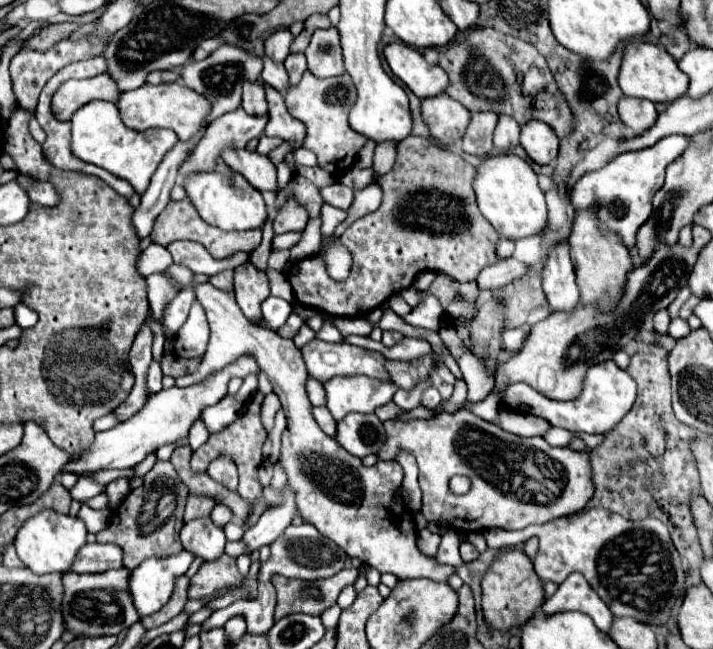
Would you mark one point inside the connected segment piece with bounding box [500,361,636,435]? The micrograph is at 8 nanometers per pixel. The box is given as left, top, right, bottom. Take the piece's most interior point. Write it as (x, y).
(609, 392)

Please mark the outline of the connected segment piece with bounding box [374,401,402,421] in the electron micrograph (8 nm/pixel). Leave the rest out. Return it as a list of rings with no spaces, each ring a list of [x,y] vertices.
[[[392,401],[388,403],[388,405],[382,405],[382,407],[378,407],[376,411],[374,411],[382,421],[386,421],[386,419],[394,419],[398,413],[402,413],[402,409],[400,407],[396,407]]]

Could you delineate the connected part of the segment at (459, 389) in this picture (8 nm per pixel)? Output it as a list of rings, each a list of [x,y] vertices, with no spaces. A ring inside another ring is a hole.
[[[456,381],[456,389],[454,389],[451,398],[447,401],[442,401],[437,410],[439,410],[440,413],[454,413],[463,408],[465,401],[466,383],[464,383],[464,381]]]

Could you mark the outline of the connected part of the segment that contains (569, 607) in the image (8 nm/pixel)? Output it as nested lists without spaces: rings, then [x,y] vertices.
[[[572,573],[570,577],[566,577],[566,581],[558,585],[556,593],[542,603],[542,611],[546,615],[554,615],[560,611],[582,611],[590,615],[594,625],[604,633],[610,629],[614,619],[606,603],[584,581],[582,573]]]

